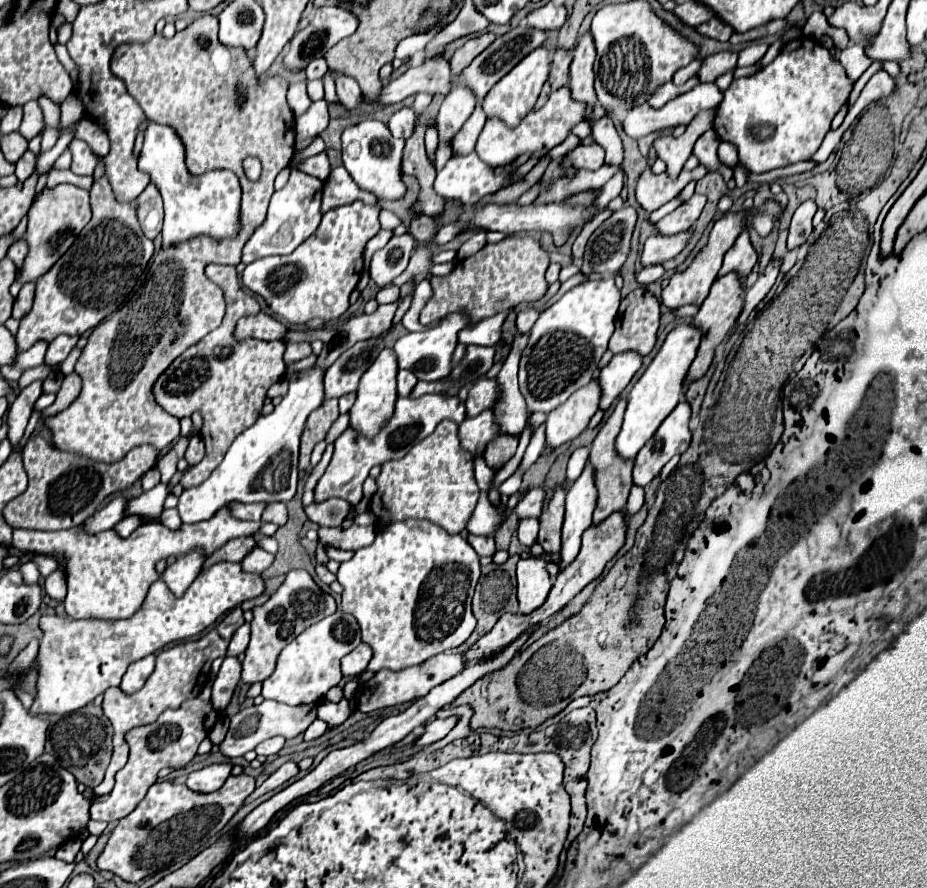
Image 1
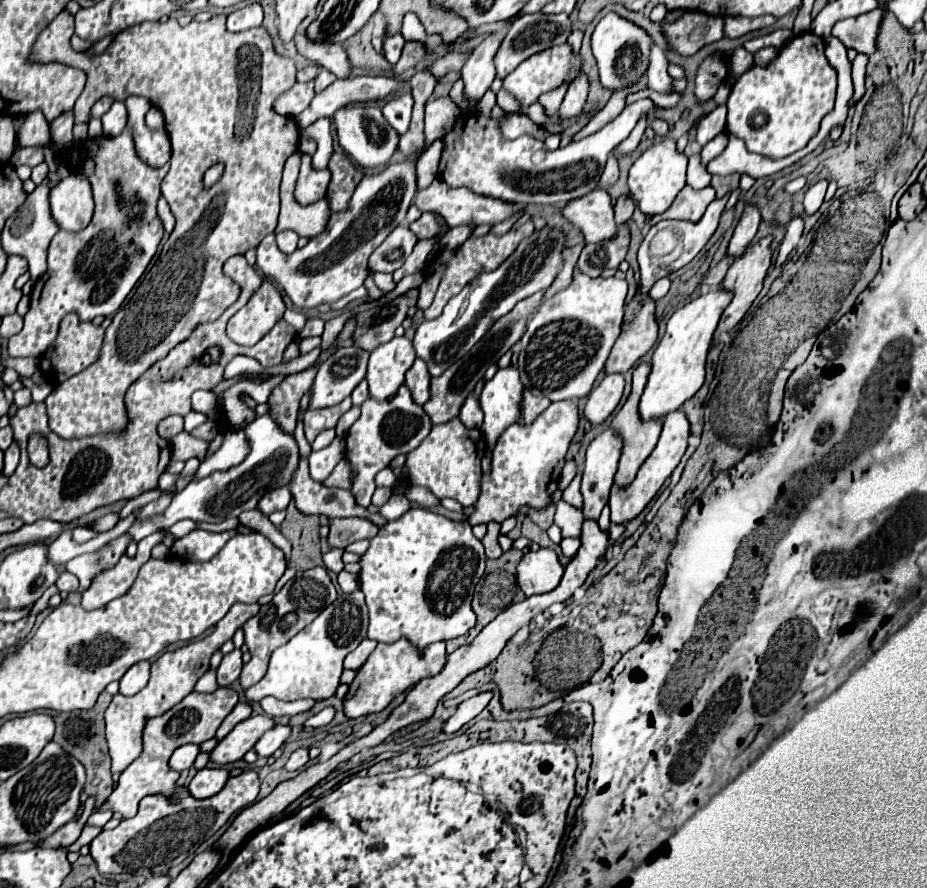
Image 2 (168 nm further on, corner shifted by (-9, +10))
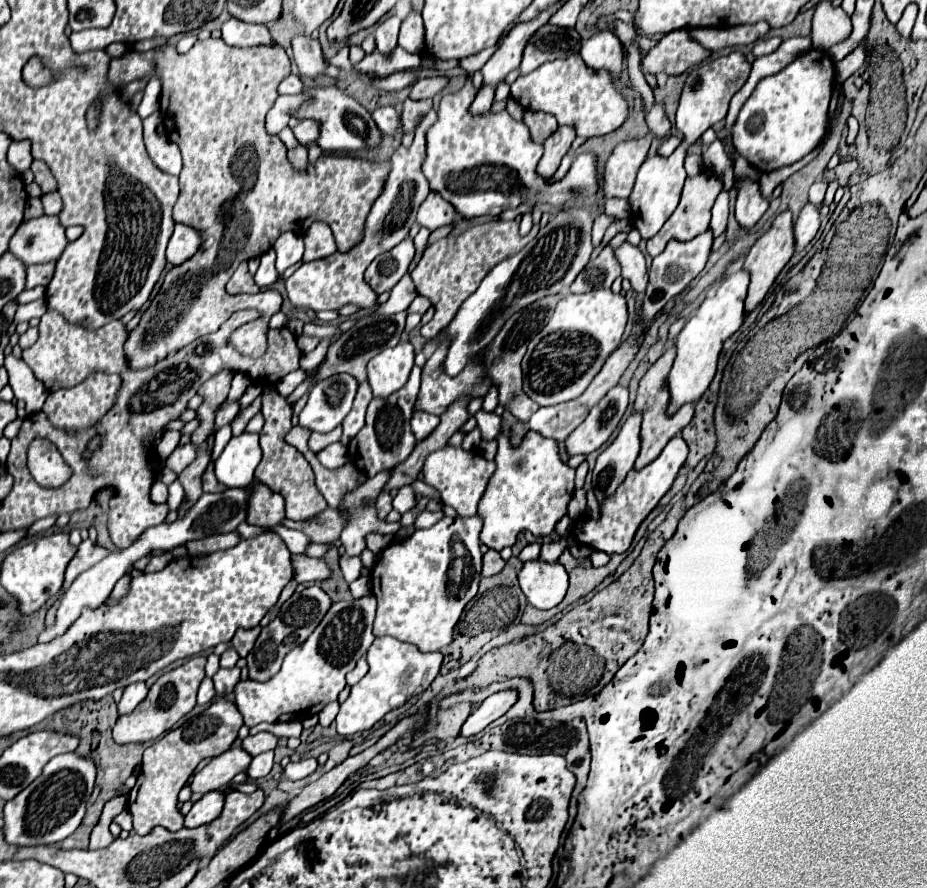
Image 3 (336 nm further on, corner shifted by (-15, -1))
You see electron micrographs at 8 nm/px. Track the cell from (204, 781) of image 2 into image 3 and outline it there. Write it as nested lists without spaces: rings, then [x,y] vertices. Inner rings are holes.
[[[210,791],[206,793],[202,799],[198,799],[190,813],[184,817],[184,827],[192,829],[192,827],[200,827],[208,821],[214,821],[224,805],[224,793],[222,791]]]

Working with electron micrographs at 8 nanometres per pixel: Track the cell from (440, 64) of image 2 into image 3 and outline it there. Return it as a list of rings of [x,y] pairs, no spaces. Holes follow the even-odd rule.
[[[426,77],[426,79],[418,79],[414,85],[412,85],[412,91],[410,91],[410,99],[414,101],[420,101],[420,99],[428,99],[428,97],[434,97],[438,91],[442,91],[446,87],[448,79],[446,77]]]

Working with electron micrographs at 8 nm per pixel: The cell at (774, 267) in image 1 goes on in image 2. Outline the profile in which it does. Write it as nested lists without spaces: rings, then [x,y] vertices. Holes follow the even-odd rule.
[[[794,218],[790,224],[788,224],[788,232],[780,244],[780,252],[776,256],[776,262],[774,262],[774,268],[780,268],[784,264],[784,260],[788,258],[788,254],[796,248],[800,236],[802,236],[802,230],[804,230],[804,222],[802,218]]]

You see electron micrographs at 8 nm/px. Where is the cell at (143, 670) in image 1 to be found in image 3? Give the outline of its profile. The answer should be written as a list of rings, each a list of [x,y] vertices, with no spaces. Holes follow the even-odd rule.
[[[132,683],[124,689],[124,695],[118,703],[118,713],[130,713],[140,701],[144,701],[144,697],[148,695],[148,687],[146,683]]]

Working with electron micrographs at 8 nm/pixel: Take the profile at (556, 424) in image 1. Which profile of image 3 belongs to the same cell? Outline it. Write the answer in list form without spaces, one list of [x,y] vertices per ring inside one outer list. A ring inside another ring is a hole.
[[[480,409],[476,414],[481,439],[498,441],[496,473],[492,475],[482,499],[480,515],[484,529],[480,541],[494,551],[512,547],[520,531],[530,531],[534,537],[550,535],[556,523],[568,513],[568,503],[574,495],[574,469],[560,459],[560,449],[554,439],[546,439],[540,433],[528,433],[520,447],[512,449],[508,433],[501,433],[501,417]]]

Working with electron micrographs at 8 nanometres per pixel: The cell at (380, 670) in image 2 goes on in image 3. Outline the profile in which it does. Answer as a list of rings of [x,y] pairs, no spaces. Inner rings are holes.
[[[376,637],[366,651],[366,661],[370,667],[368,673],[352,687],[350,697],[340,705],[340,711],[336,715],[336,729],[342,737],[372,729],[372,725],[378,723],[388,711],[426,691],[440,671],[442,655],[438,651],[422,653],[410,643],[400,643],[392,637]]]

